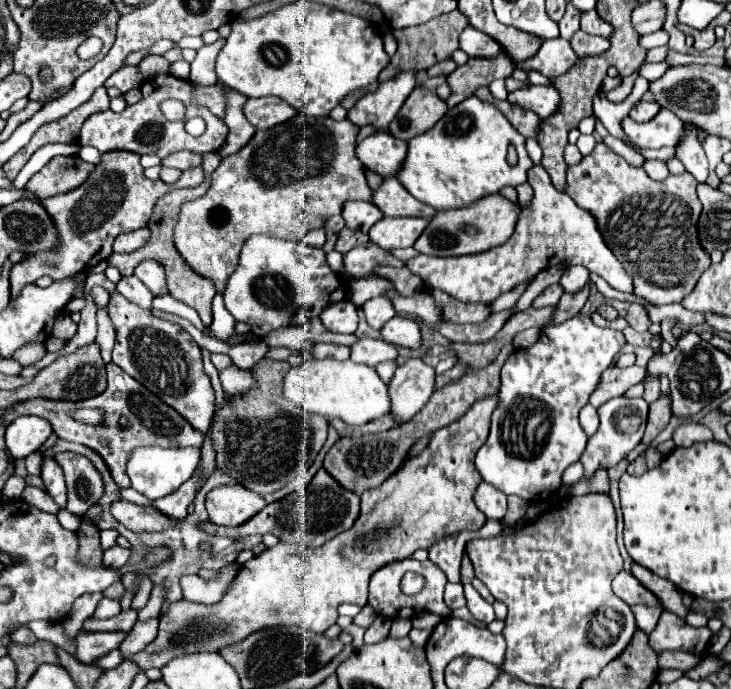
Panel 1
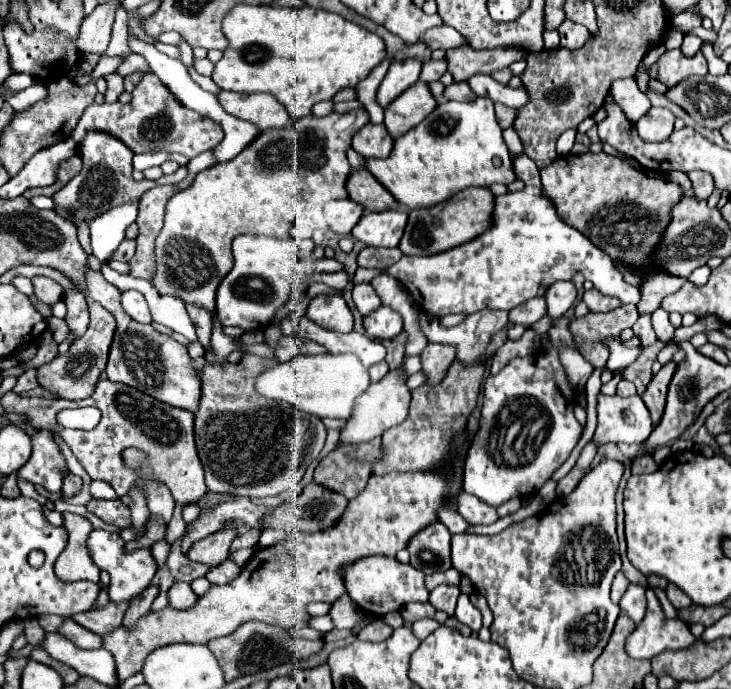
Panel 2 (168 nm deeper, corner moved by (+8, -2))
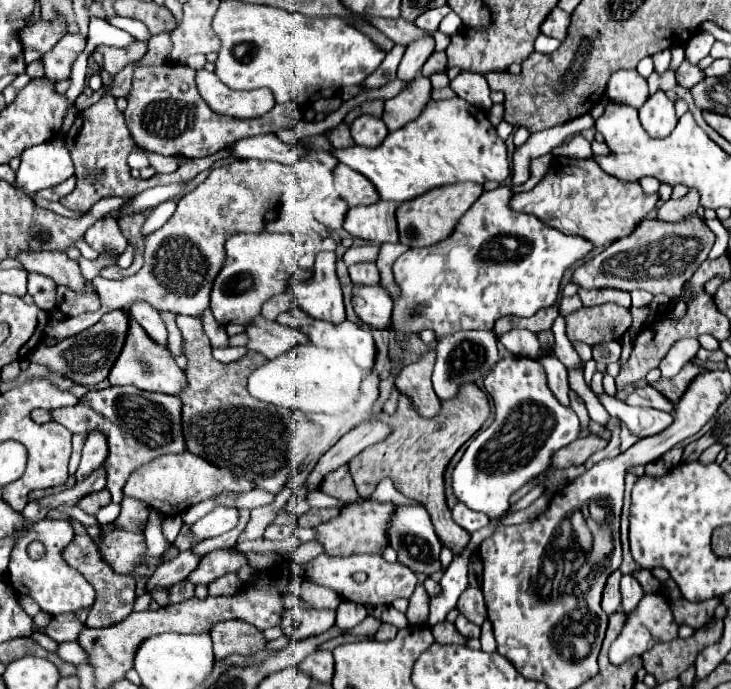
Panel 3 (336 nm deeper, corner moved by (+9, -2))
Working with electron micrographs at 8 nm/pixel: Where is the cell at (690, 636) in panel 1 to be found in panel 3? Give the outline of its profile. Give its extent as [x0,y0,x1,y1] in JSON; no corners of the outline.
[609,592,679,664]

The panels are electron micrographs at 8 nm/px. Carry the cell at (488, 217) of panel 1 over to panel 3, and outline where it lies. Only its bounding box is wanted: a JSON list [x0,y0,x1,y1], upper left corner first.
[397,182,483,248]

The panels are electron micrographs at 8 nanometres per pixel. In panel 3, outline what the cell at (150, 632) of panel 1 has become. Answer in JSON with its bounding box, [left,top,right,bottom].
[147,550,201,590]

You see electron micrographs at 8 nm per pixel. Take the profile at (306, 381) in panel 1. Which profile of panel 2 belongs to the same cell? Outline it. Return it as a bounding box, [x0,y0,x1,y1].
[256,354,370,420]

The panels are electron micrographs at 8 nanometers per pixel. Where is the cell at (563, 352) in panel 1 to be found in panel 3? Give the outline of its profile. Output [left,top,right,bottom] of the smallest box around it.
[451,356,581,518]

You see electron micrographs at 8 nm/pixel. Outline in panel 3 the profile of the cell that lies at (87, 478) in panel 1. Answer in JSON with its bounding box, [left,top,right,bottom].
[77,432,107,480]

